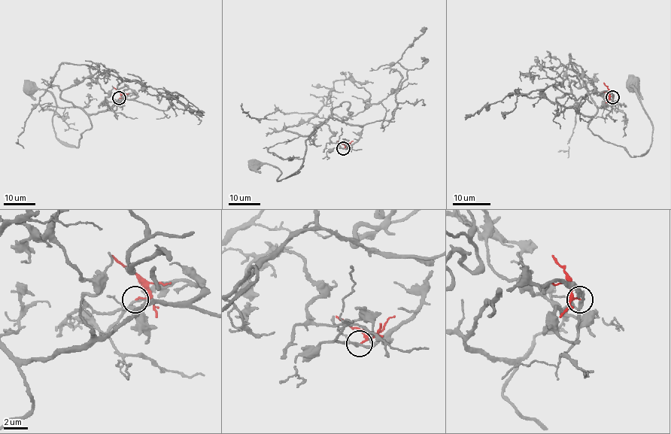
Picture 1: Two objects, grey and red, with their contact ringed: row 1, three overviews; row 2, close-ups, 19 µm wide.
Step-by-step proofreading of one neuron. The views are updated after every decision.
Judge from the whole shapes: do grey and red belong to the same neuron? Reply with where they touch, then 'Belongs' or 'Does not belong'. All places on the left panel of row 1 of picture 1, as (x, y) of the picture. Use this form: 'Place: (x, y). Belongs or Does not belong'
Place: (119, 98). Does not belong

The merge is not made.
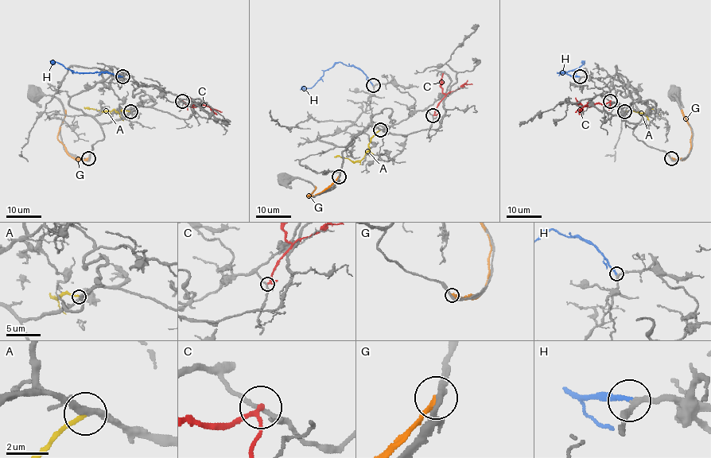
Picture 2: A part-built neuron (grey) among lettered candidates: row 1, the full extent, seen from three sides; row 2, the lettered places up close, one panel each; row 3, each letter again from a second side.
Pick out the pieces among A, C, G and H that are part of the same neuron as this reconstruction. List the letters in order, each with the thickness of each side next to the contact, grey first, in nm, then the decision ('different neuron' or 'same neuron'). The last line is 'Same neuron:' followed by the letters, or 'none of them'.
A: 320 nm thick on the grey side, 200 nm on the other; different neuron
C: 170 nm thick on the grey side, 180 nm on the other; different neuron
G: 240 nm thick on the grey side, 280 nm on the other; different neuron
H: 200 nm thick on the grey side, 190 nm on the other; same neuron
Same neuron: H

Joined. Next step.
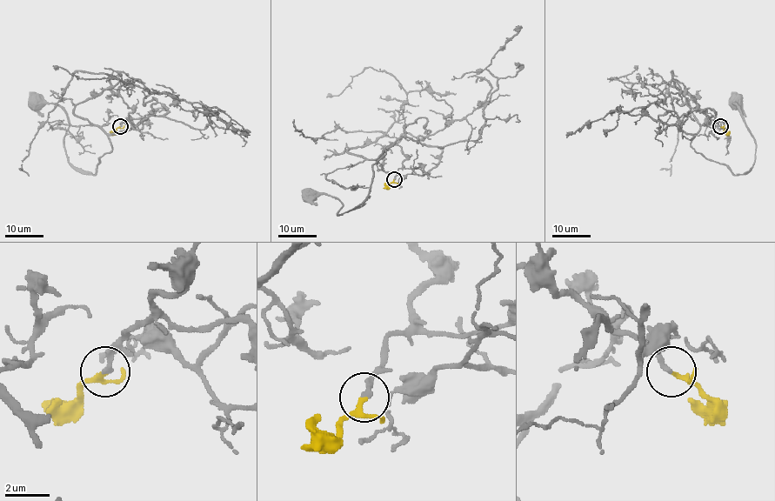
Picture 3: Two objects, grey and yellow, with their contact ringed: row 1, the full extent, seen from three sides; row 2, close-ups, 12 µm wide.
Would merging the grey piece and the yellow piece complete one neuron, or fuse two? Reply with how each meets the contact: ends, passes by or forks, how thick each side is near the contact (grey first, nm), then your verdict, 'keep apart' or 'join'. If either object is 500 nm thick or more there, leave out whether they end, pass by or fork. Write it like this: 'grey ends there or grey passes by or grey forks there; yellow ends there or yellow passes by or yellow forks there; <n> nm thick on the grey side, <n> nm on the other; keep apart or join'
grey ends there; yellow passes by; 240 nm thick on the grey side, 170 nm on the other; join

